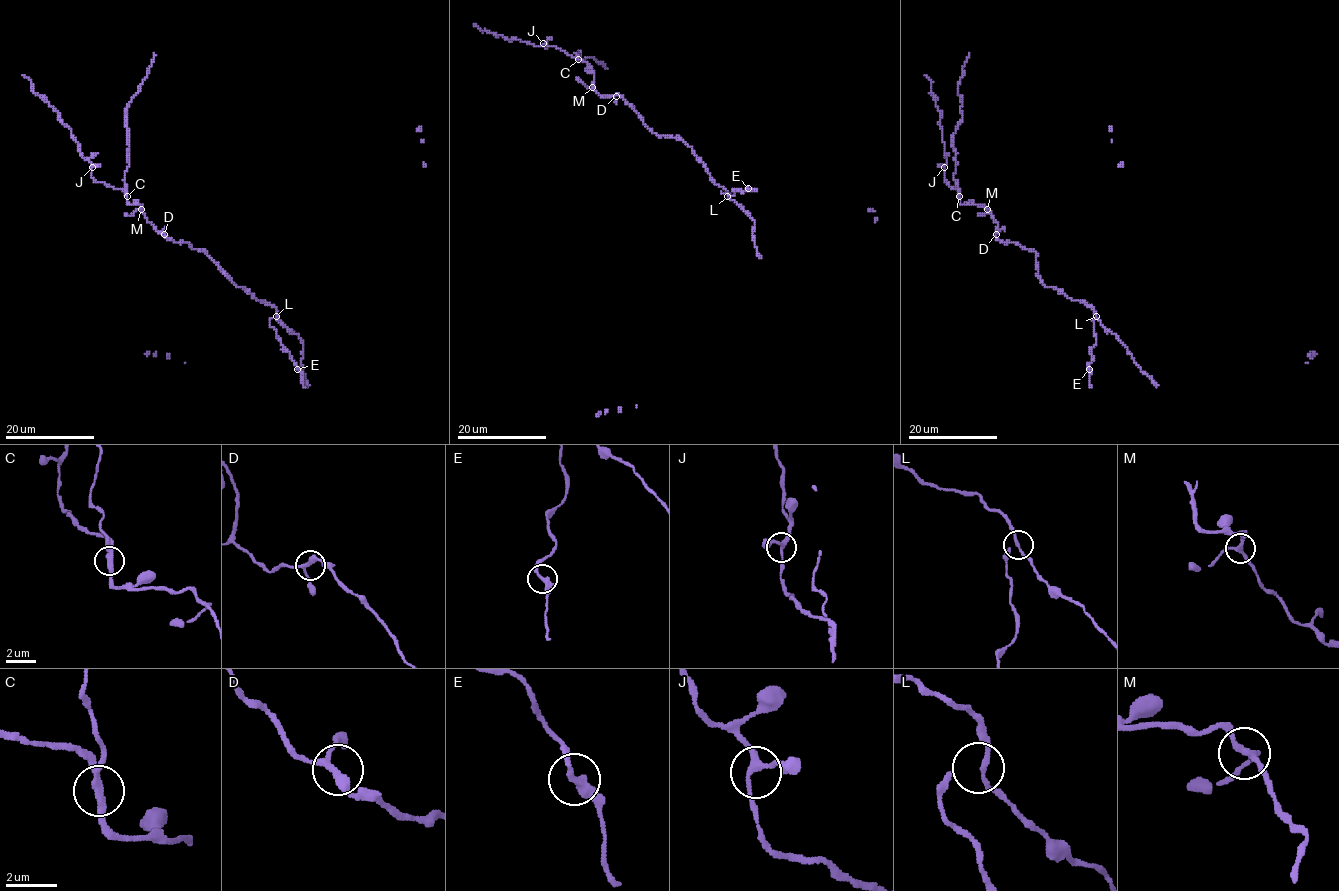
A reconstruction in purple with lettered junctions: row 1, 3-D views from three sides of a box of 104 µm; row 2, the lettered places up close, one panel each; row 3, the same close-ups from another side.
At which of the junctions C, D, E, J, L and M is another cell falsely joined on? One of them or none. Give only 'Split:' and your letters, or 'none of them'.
Split: C

